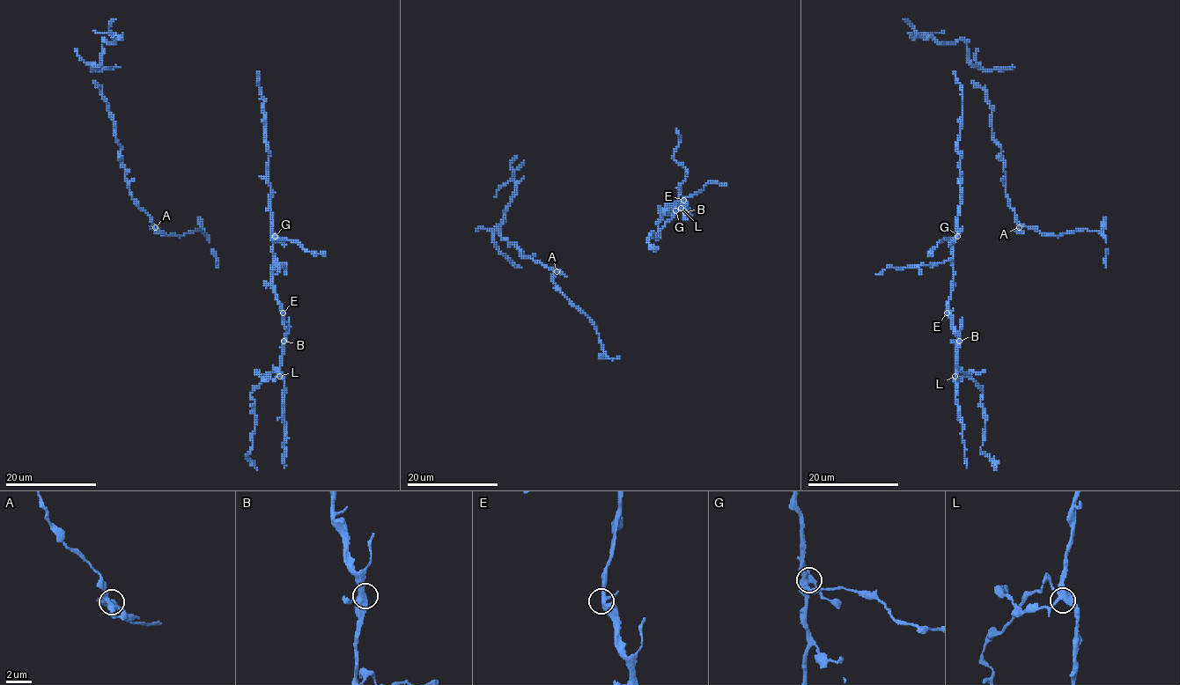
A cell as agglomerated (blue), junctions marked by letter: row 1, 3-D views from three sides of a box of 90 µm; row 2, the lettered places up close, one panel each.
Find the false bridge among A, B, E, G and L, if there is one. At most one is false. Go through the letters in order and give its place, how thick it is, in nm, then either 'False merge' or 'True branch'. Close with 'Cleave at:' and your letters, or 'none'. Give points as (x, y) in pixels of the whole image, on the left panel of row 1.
A: Place: (155, 227). Thickness 360 nm. True branch
B: Place: (283, 341). Thickness 360 nm. True branch
E: Place: (283, 313). Thickness 360 nm. True branch
G: Place: (275, 236). Thickness 360 nm. False merge
L: Place: (279, 376). Thickness 400 nm. True branch
Cleave at: G

